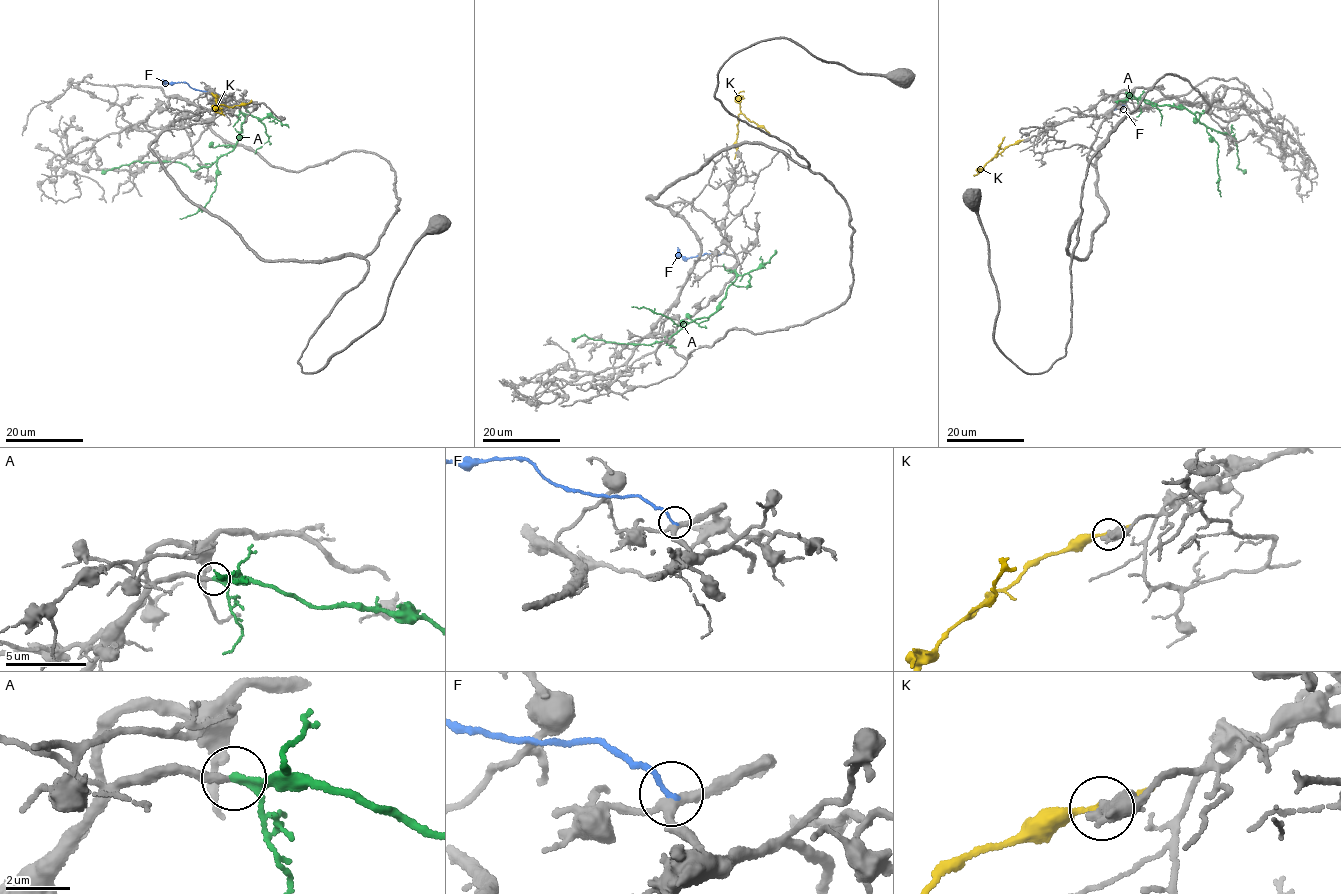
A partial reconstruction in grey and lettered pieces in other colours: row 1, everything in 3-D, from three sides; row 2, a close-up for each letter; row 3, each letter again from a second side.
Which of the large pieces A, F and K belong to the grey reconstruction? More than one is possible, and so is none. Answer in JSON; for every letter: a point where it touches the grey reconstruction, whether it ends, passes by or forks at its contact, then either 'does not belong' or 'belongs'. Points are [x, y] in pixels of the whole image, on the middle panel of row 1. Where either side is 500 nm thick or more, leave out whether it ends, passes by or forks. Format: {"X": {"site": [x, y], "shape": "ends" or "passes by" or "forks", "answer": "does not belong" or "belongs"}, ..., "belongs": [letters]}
{"A": {"site": [735, 269], "shape": "passes by", "answer": "belongs"}, "F": {"site": [725, 253], "shape": "ends", "answer": "does not belong"}, "K": {"site": [737, 152], "answer": "does not belong"}, "belongs": ["A"]}

